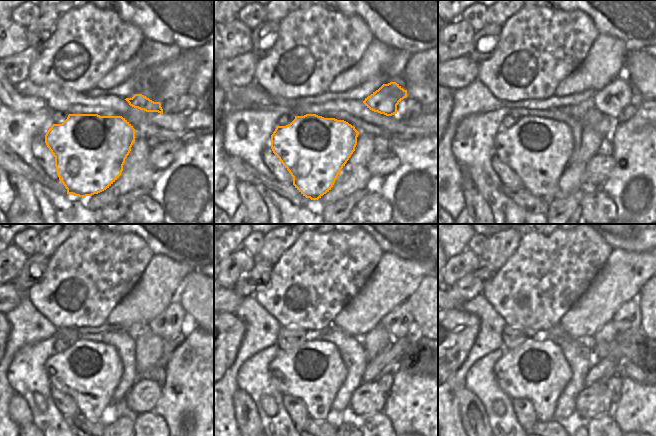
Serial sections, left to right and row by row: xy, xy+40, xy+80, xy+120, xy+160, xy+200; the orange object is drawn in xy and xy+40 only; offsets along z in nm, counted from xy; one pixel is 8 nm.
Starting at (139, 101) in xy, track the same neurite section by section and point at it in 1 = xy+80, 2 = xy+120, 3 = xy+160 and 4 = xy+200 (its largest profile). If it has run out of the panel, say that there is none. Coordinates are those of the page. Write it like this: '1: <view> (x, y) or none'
1: xy+80 (615, 97)
2: xy+120 (168, 325)
3: xy+160 (399, 323)
4: xy+200 (628, 317)

